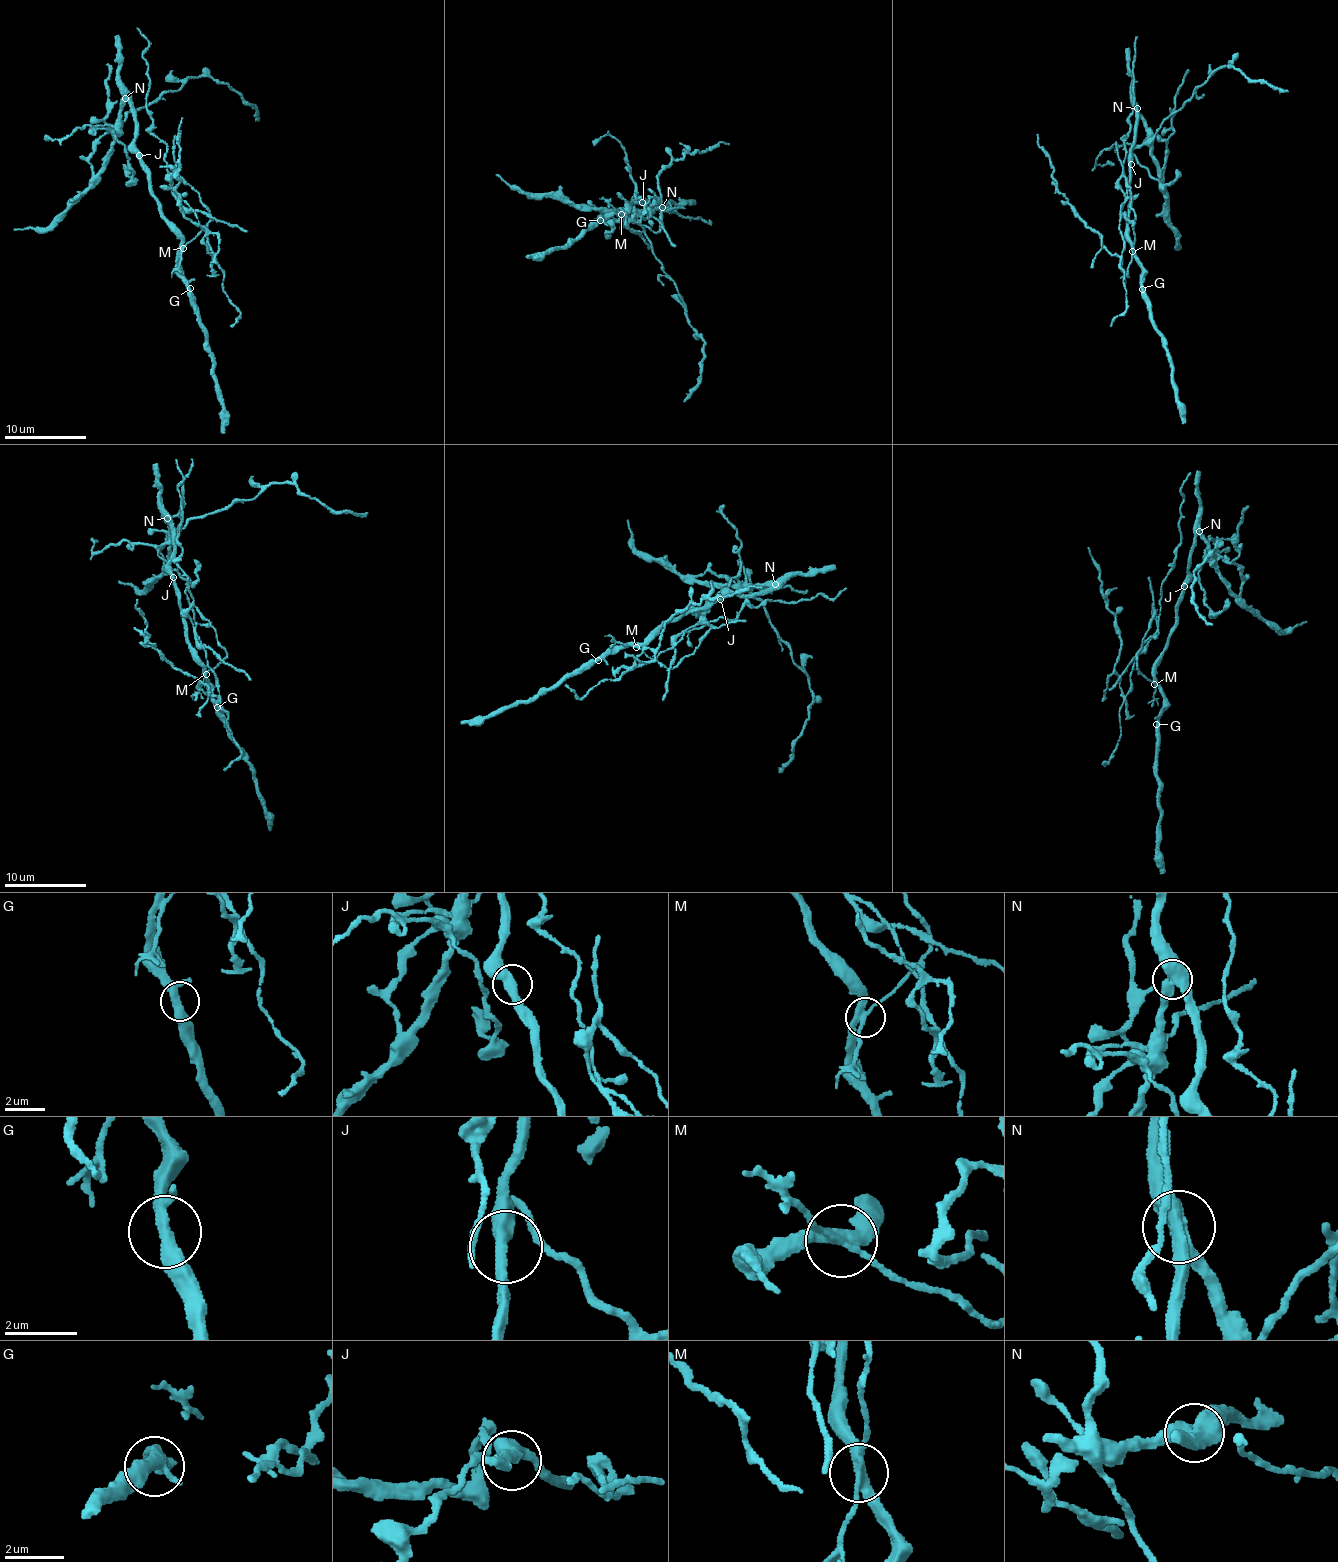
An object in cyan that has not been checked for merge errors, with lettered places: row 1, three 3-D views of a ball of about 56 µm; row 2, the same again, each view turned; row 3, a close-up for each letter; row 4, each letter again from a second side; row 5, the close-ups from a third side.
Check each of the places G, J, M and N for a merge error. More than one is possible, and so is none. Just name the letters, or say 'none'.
M, N

